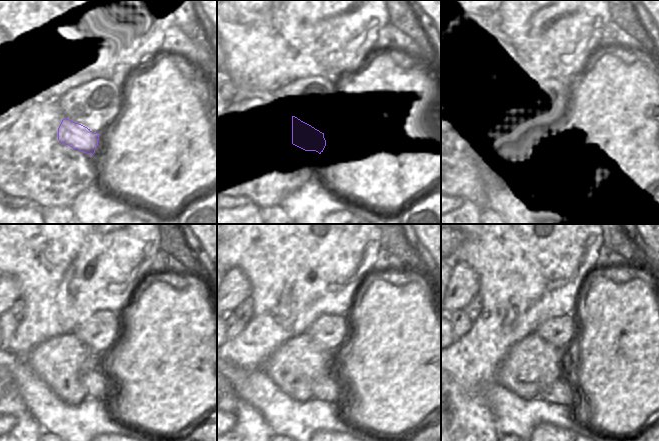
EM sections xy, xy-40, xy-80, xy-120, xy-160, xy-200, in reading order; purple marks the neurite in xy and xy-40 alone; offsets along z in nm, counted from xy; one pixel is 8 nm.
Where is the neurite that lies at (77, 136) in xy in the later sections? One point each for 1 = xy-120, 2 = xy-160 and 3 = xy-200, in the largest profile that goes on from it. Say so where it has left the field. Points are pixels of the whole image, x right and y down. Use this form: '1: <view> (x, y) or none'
1: xy-120 (95, 382)
2: xy-160 (327, 388)
3: xy-200 (561, 392)

